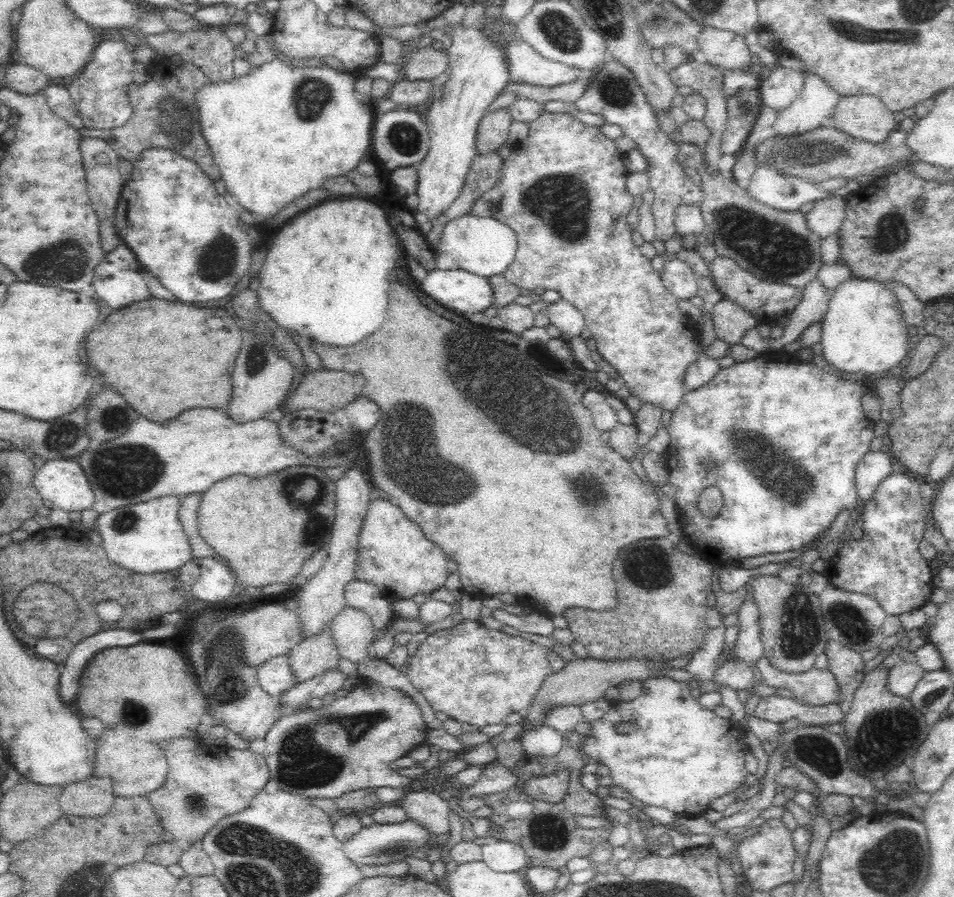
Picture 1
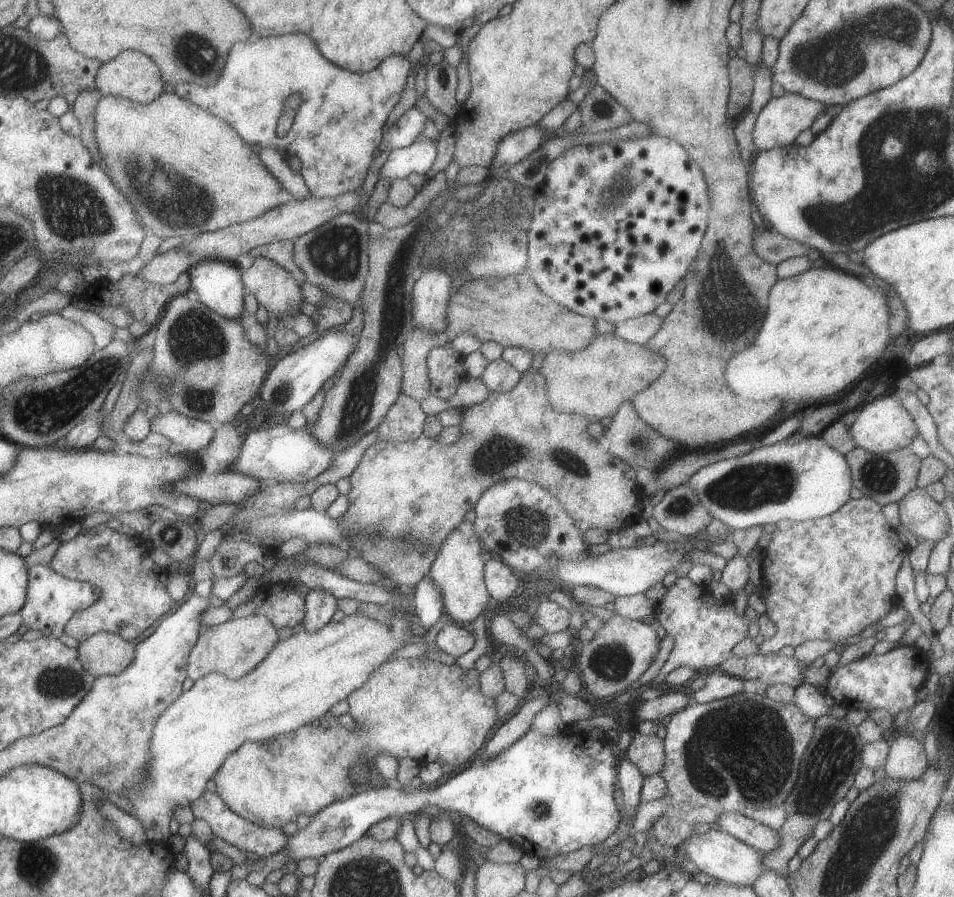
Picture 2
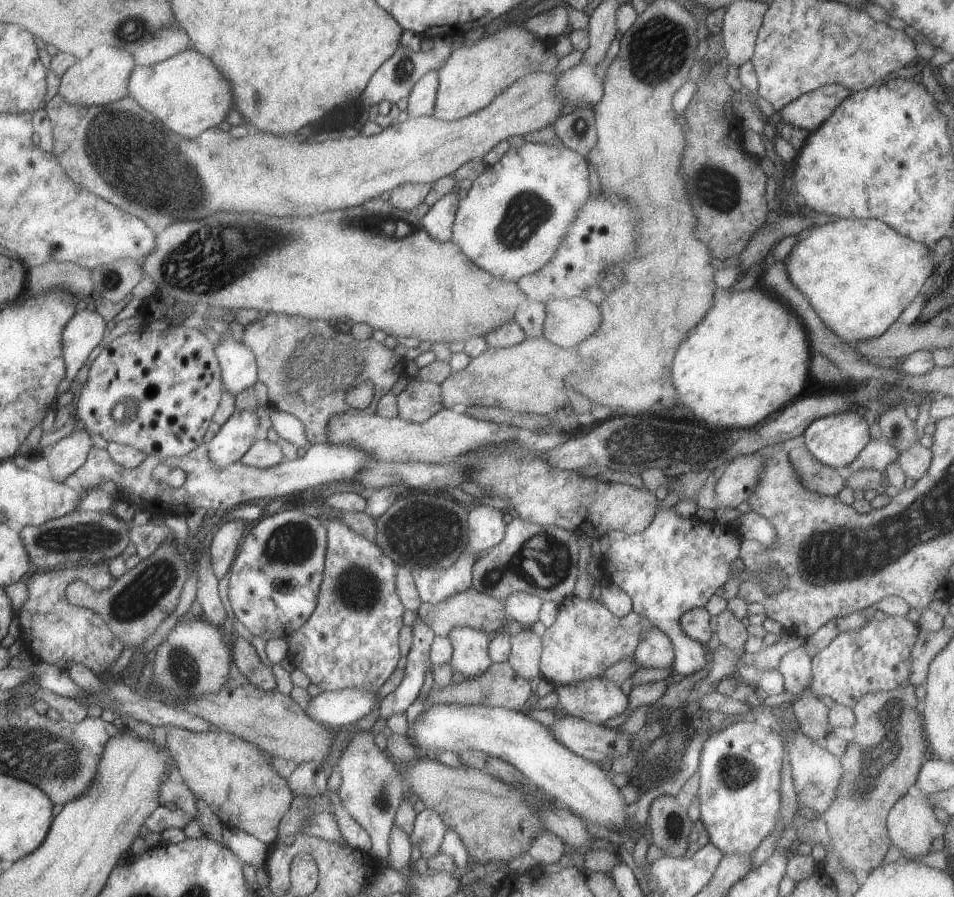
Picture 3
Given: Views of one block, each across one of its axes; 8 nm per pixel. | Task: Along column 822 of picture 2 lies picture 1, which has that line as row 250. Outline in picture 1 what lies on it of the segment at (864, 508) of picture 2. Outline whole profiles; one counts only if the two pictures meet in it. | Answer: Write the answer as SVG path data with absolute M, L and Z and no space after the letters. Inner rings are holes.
M566 112L542 113L537 120L529 123L529 131L530 134L524 142L513 145L512 154L503 160L498 182L474 202L470 214L481 218L494 218L504 225L508 225L516 233L518 248L512 264L503 272L504 278L507 278L508 282L515 284L520 289L545 288L545 290L558 291L562 299L573 304L583 314L585 326L591 332L591 337L597 342L598 353L604 361L617 370L620 376L619 381L630 391L630 394L639 398L641 404L653 404L662 410L673 413L684 396L686 369L701 355L706 354L707 347L701 346L699 339L696 339L698 334L688 334L690 332L688 320L686 314L678 307L679 299L668 292L659 273L652 268L651 260L642 255L639 246L636 246L632 241L632 229L627 223L627 218L634 206L634 196L626 190L627 176L630 172L622 163L624 153L620 153L614 141L606 138L600 128L585 125L568 116Z

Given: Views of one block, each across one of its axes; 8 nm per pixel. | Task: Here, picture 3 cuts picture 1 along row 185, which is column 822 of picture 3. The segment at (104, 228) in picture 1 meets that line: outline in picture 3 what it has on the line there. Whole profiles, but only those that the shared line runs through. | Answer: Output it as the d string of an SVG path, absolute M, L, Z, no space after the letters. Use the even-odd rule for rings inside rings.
M841 84L821 86L807 92L790 104L780 108L780 125L790 124L794 128L812 132L820 124L824 124L842 100L846 100L852 90Z

